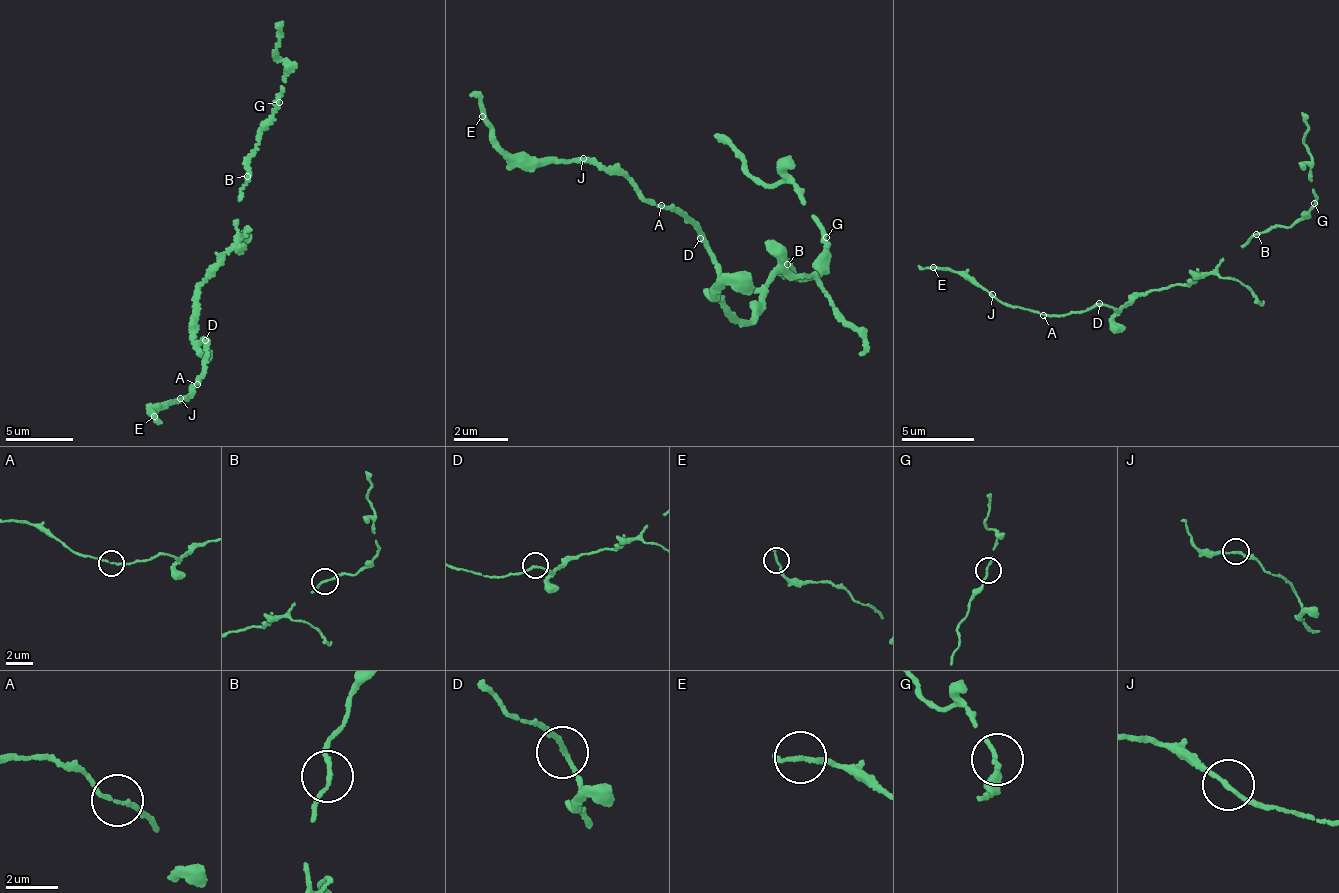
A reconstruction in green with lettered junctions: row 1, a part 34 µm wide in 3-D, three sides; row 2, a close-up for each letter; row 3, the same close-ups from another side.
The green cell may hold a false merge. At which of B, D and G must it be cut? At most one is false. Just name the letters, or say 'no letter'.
no letter

